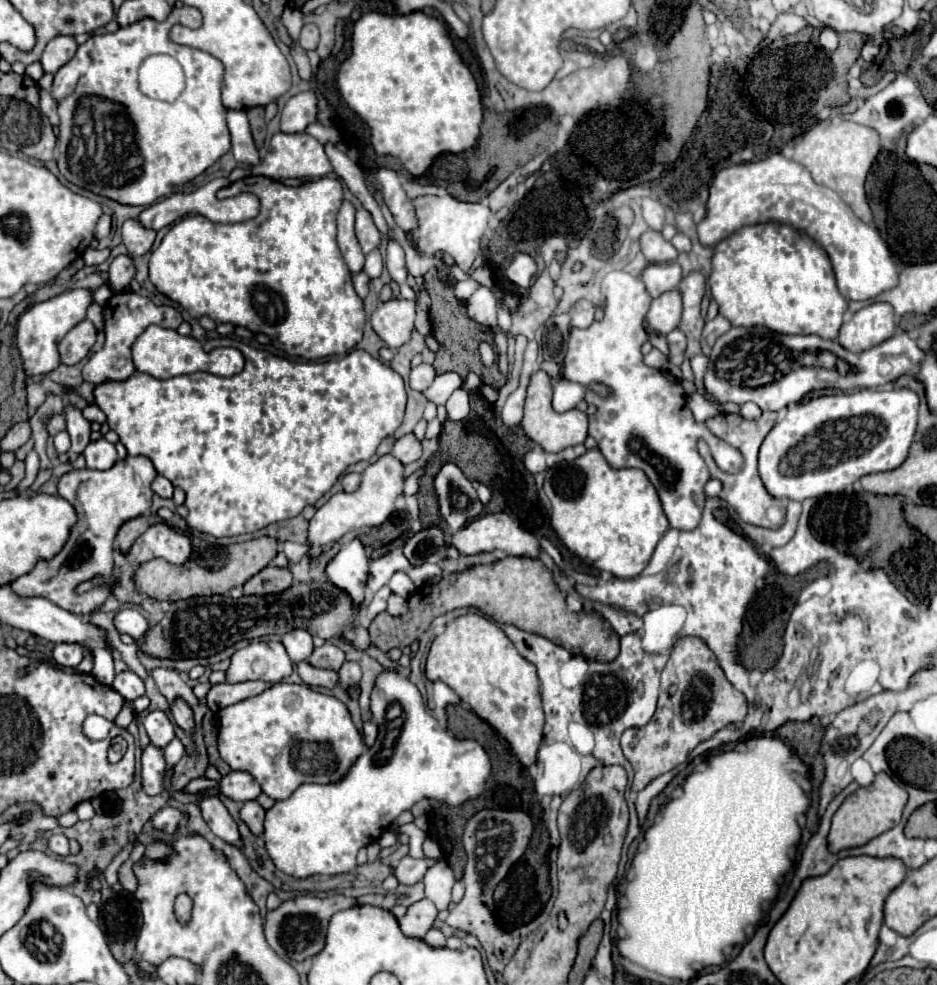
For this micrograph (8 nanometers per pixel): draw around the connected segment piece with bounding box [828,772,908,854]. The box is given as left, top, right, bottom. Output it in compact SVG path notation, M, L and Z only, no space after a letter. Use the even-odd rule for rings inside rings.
M886 772L876 774L876 778L870 786L858 788L854 794L850 794L842 802L842 806L836 810L836 814L832 816L832 830L828 834L828 850L838 854L844 848L864 846L872 838L894 828L894 824L898 824L898 820L902 816L906 802L908 802L906 790L902 786L898 786L890 774L886 774Z

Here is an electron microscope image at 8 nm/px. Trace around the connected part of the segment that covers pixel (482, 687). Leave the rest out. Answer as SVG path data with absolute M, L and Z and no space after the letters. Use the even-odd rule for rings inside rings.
M464 614L452 620L446 630L432 642L428 662L426 662L426 676L428 680L444 682L448 684L462 702L466 702L472 712L478 714L484 722L488 722L512 748L512 752L518 756L522 766L532 766L536 762L536 752L542 742L542 728L544 728L544 710L542 710L542 698L540 698L540 682L534 672L534 666L518 656L518 650L510 640L506 640L506 634L490 620L486 620L480 614Z

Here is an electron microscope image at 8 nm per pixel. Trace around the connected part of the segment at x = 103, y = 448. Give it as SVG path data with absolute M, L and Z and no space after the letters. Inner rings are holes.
M100 438L96 442L90 442L84 450L84 458L86 458L86 464L88 468L94 468L94 470L108 470L116 464L118 460L118 454L116 454L116 448L114 444L110 444L106 438Z

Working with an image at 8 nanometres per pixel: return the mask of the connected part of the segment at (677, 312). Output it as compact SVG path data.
M678 288L664 292L656 300L652 300L652 306L648 310L648 328L656 330L658 336L650 338L650 342L664 356L668 356L666 334L680 324L680 316L682 316L682 296L680 296Z

